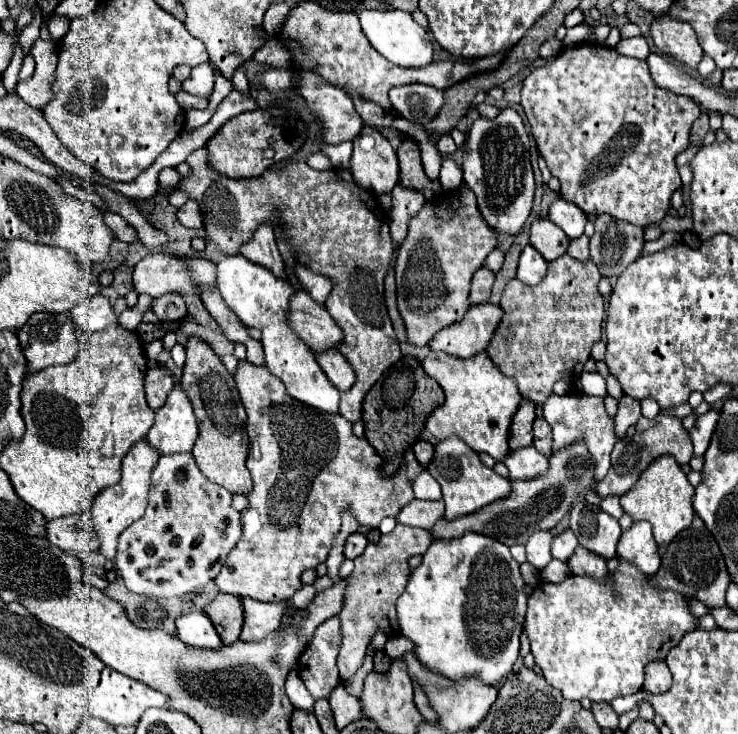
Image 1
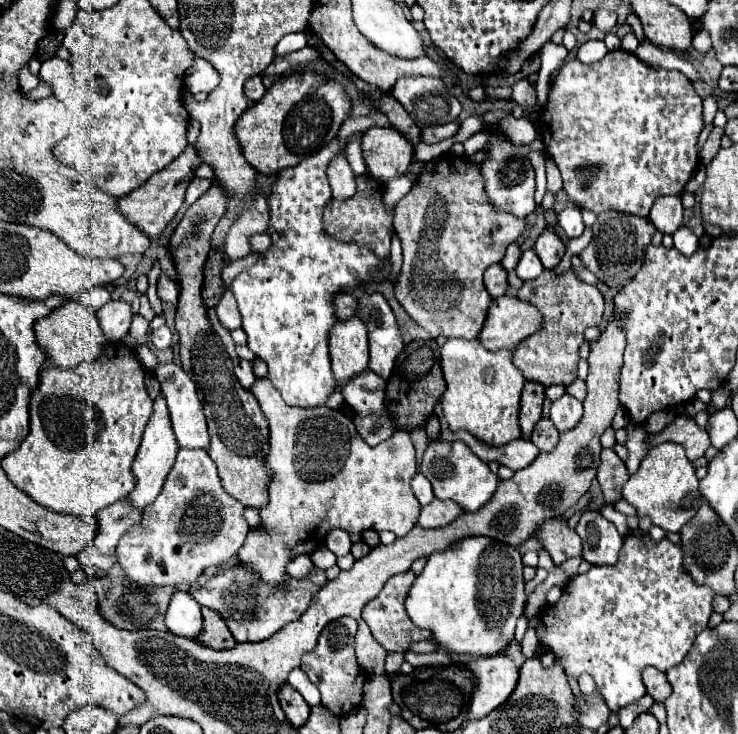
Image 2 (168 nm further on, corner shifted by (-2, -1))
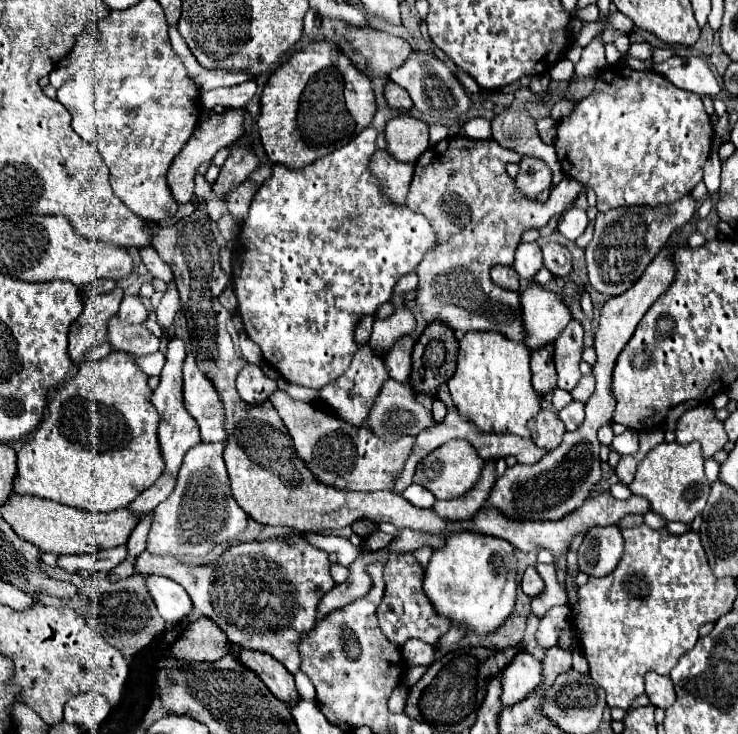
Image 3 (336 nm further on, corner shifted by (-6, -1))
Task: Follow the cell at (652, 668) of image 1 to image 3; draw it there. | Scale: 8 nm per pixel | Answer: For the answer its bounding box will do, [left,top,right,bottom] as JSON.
[646,673,676,707]

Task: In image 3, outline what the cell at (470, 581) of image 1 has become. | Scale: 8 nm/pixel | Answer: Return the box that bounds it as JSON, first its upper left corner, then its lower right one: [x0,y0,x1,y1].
[424,533,516,637]

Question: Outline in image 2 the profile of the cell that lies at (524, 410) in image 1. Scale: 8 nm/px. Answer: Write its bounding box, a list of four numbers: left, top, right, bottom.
[520,381,544,437]

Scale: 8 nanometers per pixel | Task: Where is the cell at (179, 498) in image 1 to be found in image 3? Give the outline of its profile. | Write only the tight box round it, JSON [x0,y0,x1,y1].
[146,443,248,559]

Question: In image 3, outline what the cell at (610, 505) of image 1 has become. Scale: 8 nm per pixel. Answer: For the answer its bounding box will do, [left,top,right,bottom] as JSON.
[612,429,638,455]

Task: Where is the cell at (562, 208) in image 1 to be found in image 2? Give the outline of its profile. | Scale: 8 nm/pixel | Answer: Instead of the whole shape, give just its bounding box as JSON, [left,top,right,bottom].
[558,207,584,237]

